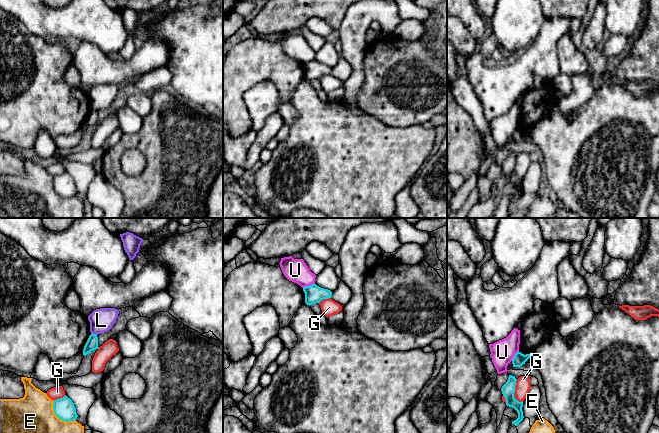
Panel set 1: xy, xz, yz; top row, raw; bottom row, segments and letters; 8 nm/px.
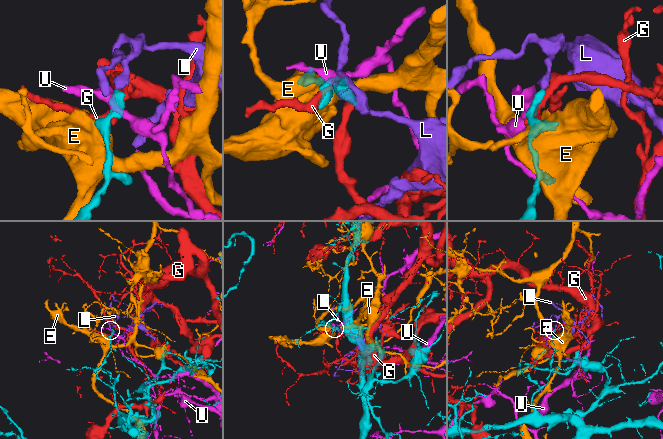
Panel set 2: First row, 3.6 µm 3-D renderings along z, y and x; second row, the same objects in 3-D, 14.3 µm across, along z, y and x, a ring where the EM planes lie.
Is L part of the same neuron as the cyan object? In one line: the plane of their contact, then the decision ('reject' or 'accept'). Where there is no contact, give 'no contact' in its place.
contact in xy; reject

